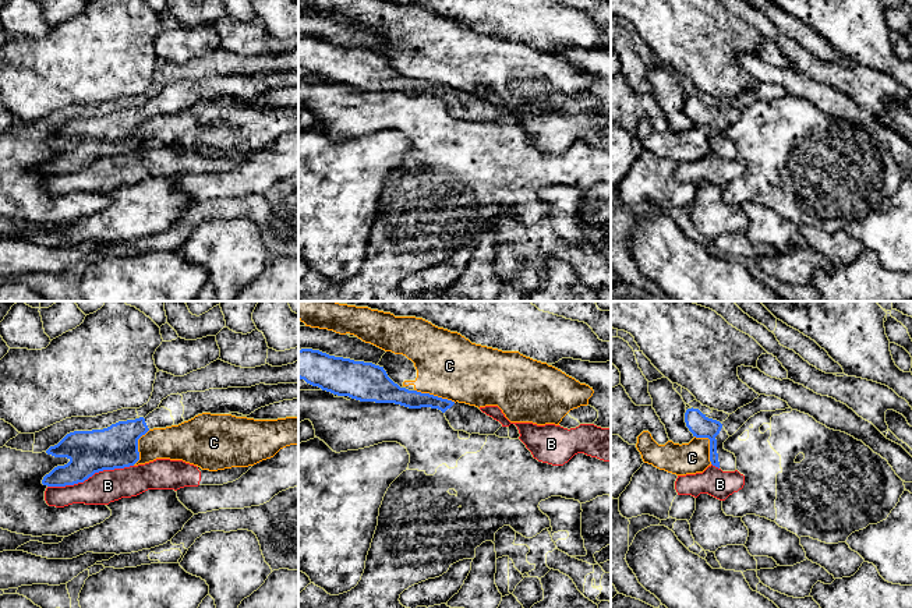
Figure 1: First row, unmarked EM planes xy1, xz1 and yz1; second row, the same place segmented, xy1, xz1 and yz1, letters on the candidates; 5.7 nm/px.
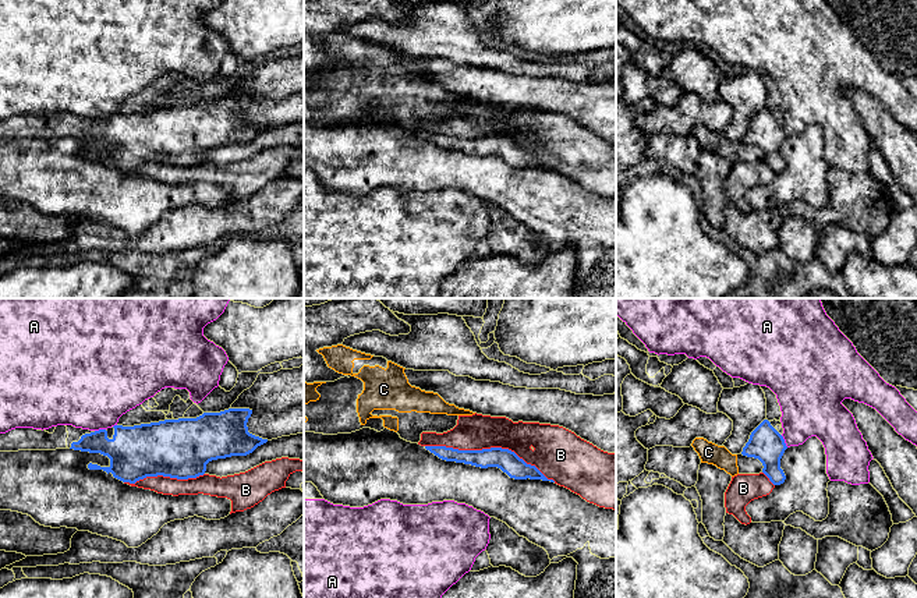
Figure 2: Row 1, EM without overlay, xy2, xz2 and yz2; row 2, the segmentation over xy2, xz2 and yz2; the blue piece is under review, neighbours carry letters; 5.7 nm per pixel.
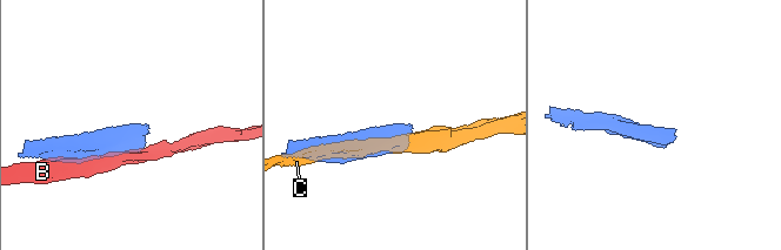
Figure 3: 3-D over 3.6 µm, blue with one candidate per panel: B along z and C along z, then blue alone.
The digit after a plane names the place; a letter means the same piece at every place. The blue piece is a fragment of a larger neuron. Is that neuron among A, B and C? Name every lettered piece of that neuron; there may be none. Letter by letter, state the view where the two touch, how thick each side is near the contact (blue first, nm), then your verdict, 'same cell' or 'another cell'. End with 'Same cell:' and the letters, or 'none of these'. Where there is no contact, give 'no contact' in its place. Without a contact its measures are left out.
A: contact in yz2; calibres 200 and 340 nm; another cell
B: contact in xz2; calibres 120 and 200 nm; another cell
C: contact in xz1; calibres 110 and 380 nm; another cell
Same cell: none of these

